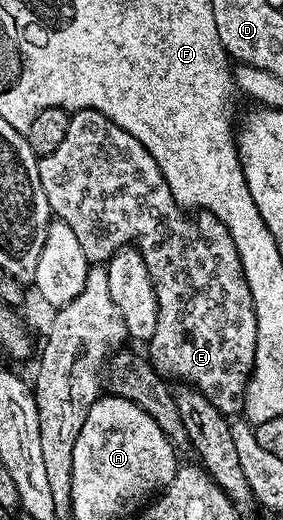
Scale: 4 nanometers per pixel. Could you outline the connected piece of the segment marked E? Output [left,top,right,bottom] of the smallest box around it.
[38,111,258,416]

